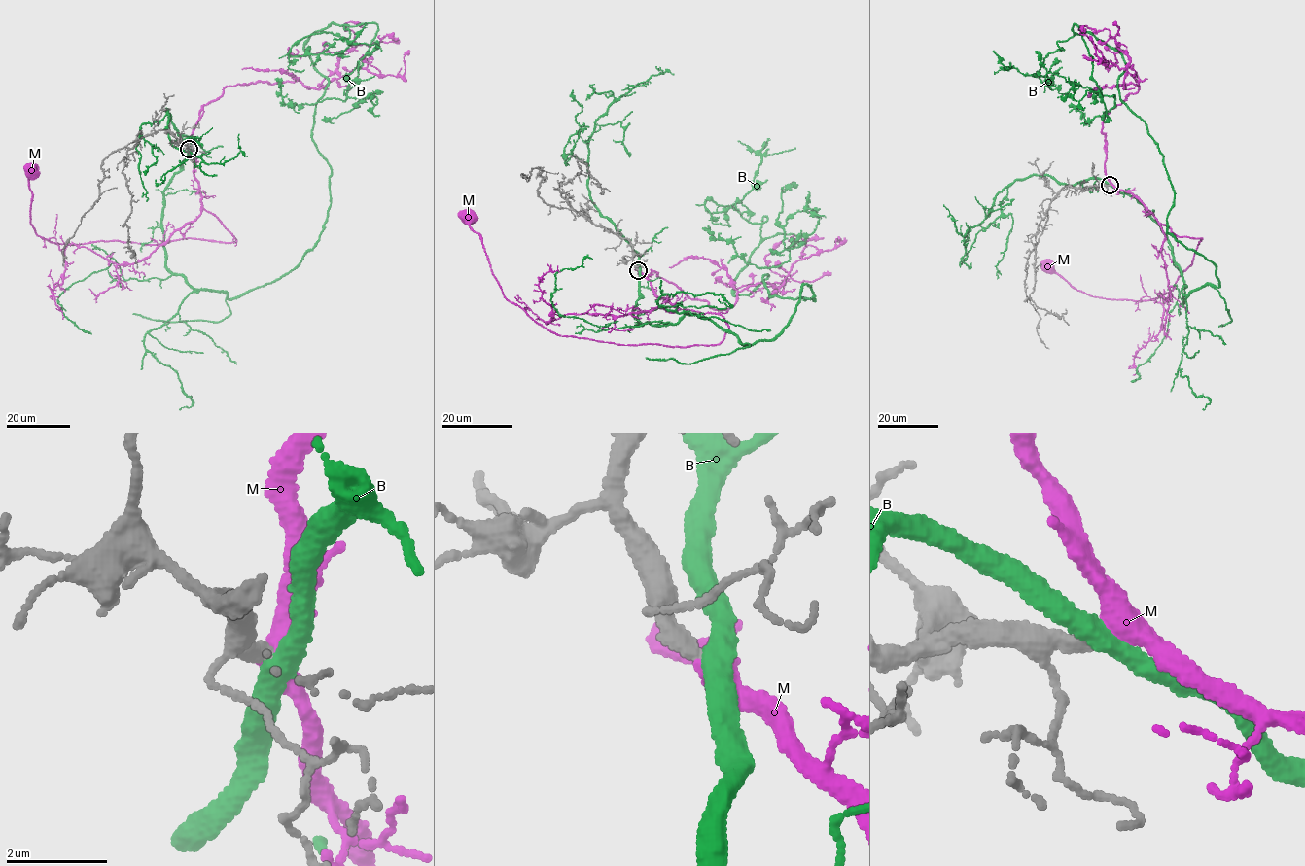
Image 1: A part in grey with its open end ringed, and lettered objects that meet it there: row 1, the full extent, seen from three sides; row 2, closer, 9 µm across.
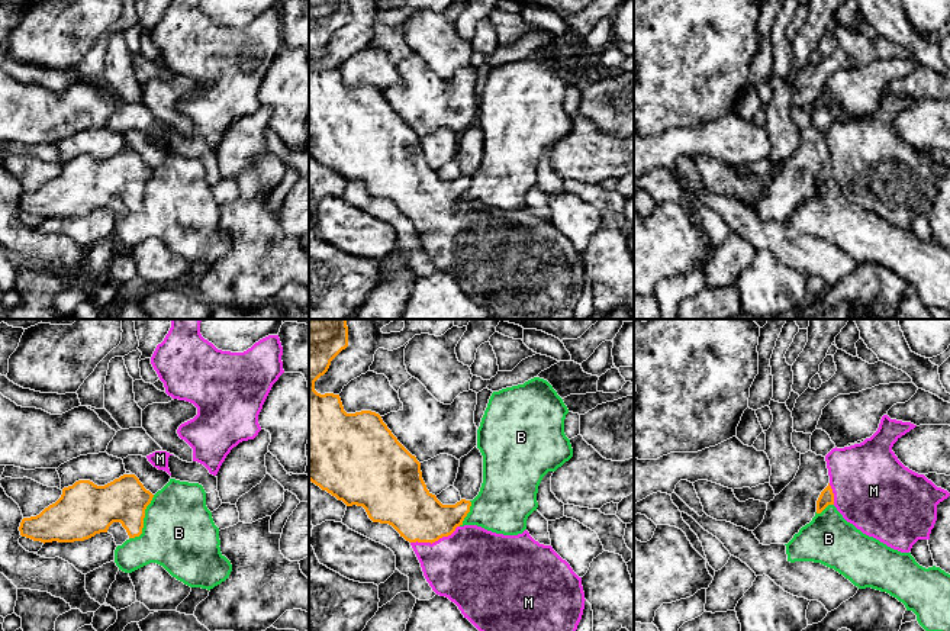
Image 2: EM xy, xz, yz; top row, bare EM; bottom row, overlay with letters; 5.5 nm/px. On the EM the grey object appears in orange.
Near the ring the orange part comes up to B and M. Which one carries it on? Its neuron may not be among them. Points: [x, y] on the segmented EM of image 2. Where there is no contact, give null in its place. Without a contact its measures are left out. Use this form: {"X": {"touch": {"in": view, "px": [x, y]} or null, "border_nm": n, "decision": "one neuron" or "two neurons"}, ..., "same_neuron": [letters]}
{"B": {"touch": {"in": "xy", "px": [142, 520]}, "border_nm": 280, "decision": "two neurons"}, "M": {"touch": {"in": "xz", "px": [434, 541]}, "border_nm": 280, "decision": "one neuron"}, "same_neuron": ["M"]}

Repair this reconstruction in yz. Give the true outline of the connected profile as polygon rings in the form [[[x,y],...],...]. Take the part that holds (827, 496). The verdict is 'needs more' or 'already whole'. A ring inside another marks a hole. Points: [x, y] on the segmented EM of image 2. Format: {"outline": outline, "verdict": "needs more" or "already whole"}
{"outline": [[[883,415],[870,438],[850,447],[833,448],[825,455],[830,483],[817,500],[817,514],[834,505],[843,518],[863,534],[901,553],[909,553],[918,540],[930,540],[937,521],[937,505],[950,493],[924,474],[905,467],[892,451],[893,444],[915,426]]], "verdict": "needs more"}

